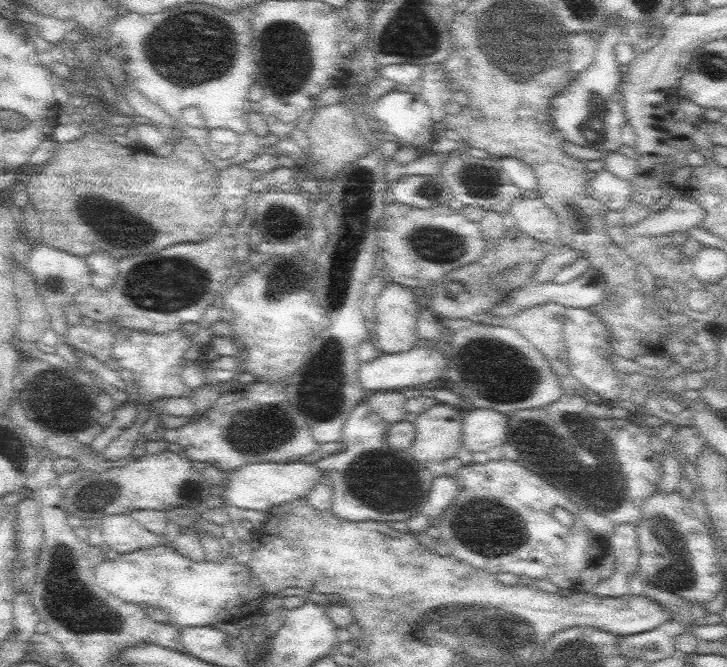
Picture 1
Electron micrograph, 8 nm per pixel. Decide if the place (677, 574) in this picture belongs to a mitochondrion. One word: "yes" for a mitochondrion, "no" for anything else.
yes

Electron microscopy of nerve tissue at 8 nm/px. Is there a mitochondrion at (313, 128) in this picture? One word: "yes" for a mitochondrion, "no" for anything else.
no

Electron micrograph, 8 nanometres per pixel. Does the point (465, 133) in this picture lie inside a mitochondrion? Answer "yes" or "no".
no

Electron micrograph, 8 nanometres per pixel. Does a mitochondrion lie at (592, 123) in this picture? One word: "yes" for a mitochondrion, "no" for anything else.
yes

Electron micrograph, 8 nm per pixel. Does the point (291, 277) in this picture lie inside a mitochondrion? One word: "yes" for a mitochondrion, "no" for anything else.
yes

